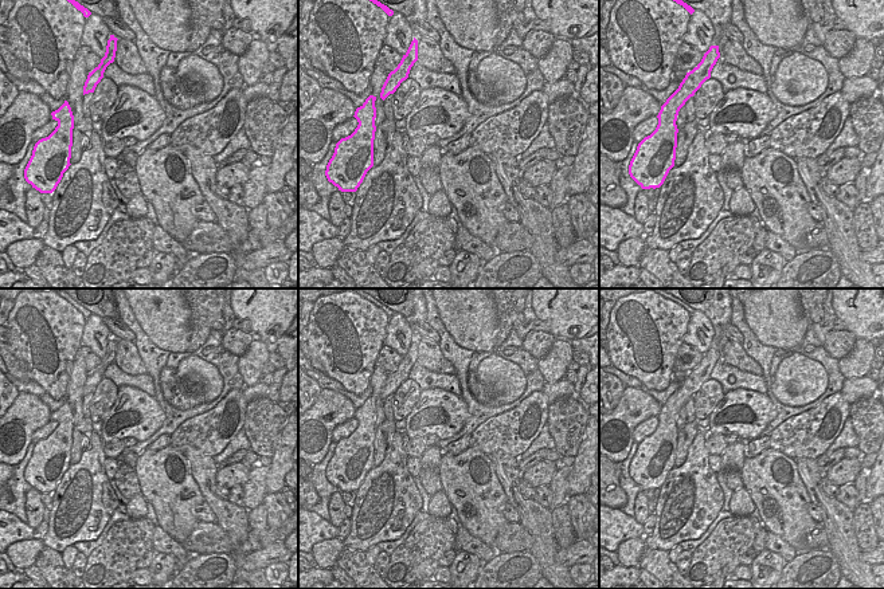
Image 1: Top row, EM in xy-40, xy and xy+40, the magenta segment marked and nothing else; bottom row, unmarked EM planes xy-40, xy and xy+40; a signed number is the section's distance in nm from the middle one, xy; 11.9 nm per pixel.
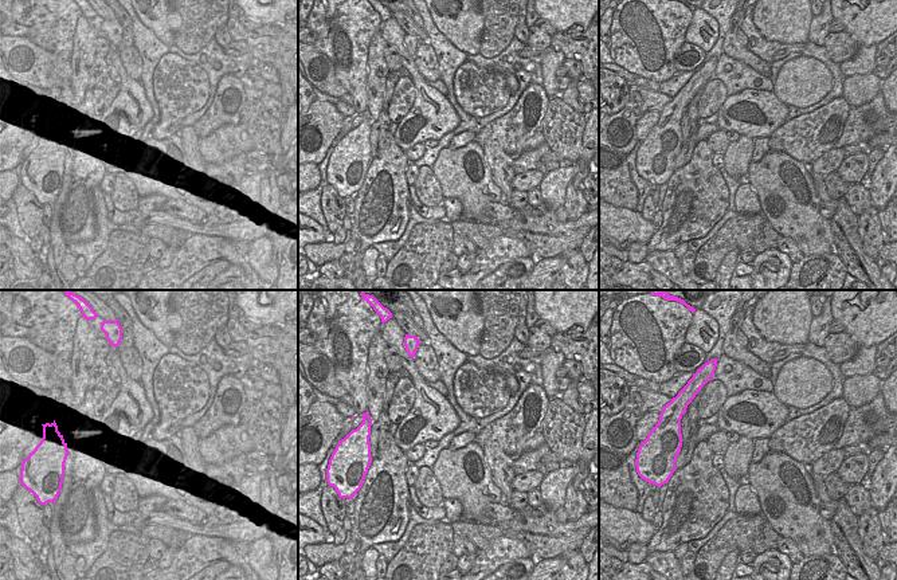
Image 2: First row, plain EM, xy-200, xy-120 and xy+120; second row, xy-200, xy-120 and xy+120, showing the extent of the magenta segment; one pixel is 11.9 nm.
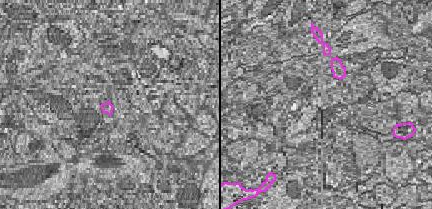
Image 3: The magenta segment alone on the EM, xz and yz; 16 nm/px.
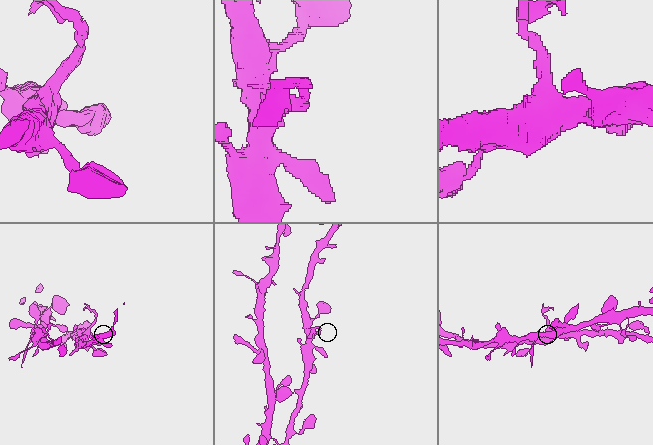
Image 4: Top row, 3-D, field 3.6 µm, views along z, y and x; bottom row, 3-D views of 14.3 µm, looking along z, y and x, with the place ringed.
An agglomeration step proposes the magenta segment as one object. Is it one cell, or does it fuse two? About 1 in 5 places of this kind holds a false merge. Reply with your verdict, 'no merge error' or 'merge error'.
merge error

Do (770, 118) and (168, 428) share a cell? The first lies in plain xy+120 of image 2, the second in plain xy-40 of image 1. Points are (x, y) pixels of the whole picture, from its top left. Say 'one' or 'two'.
two

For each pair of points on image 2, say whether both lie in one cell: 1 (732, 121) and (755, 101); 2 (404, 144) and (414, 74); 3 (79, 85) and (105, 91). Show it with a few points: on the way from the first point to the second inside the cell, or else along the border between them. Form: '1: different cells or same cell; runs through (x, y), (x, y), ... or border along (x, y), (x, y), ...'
1: same cell; runs through (725, 112), (731, 105), (745, 100)
2: same cell; runs through (418, 129), (423, 117), (423, 93)
3: different cells; border along (87, 89), (83, 97)

